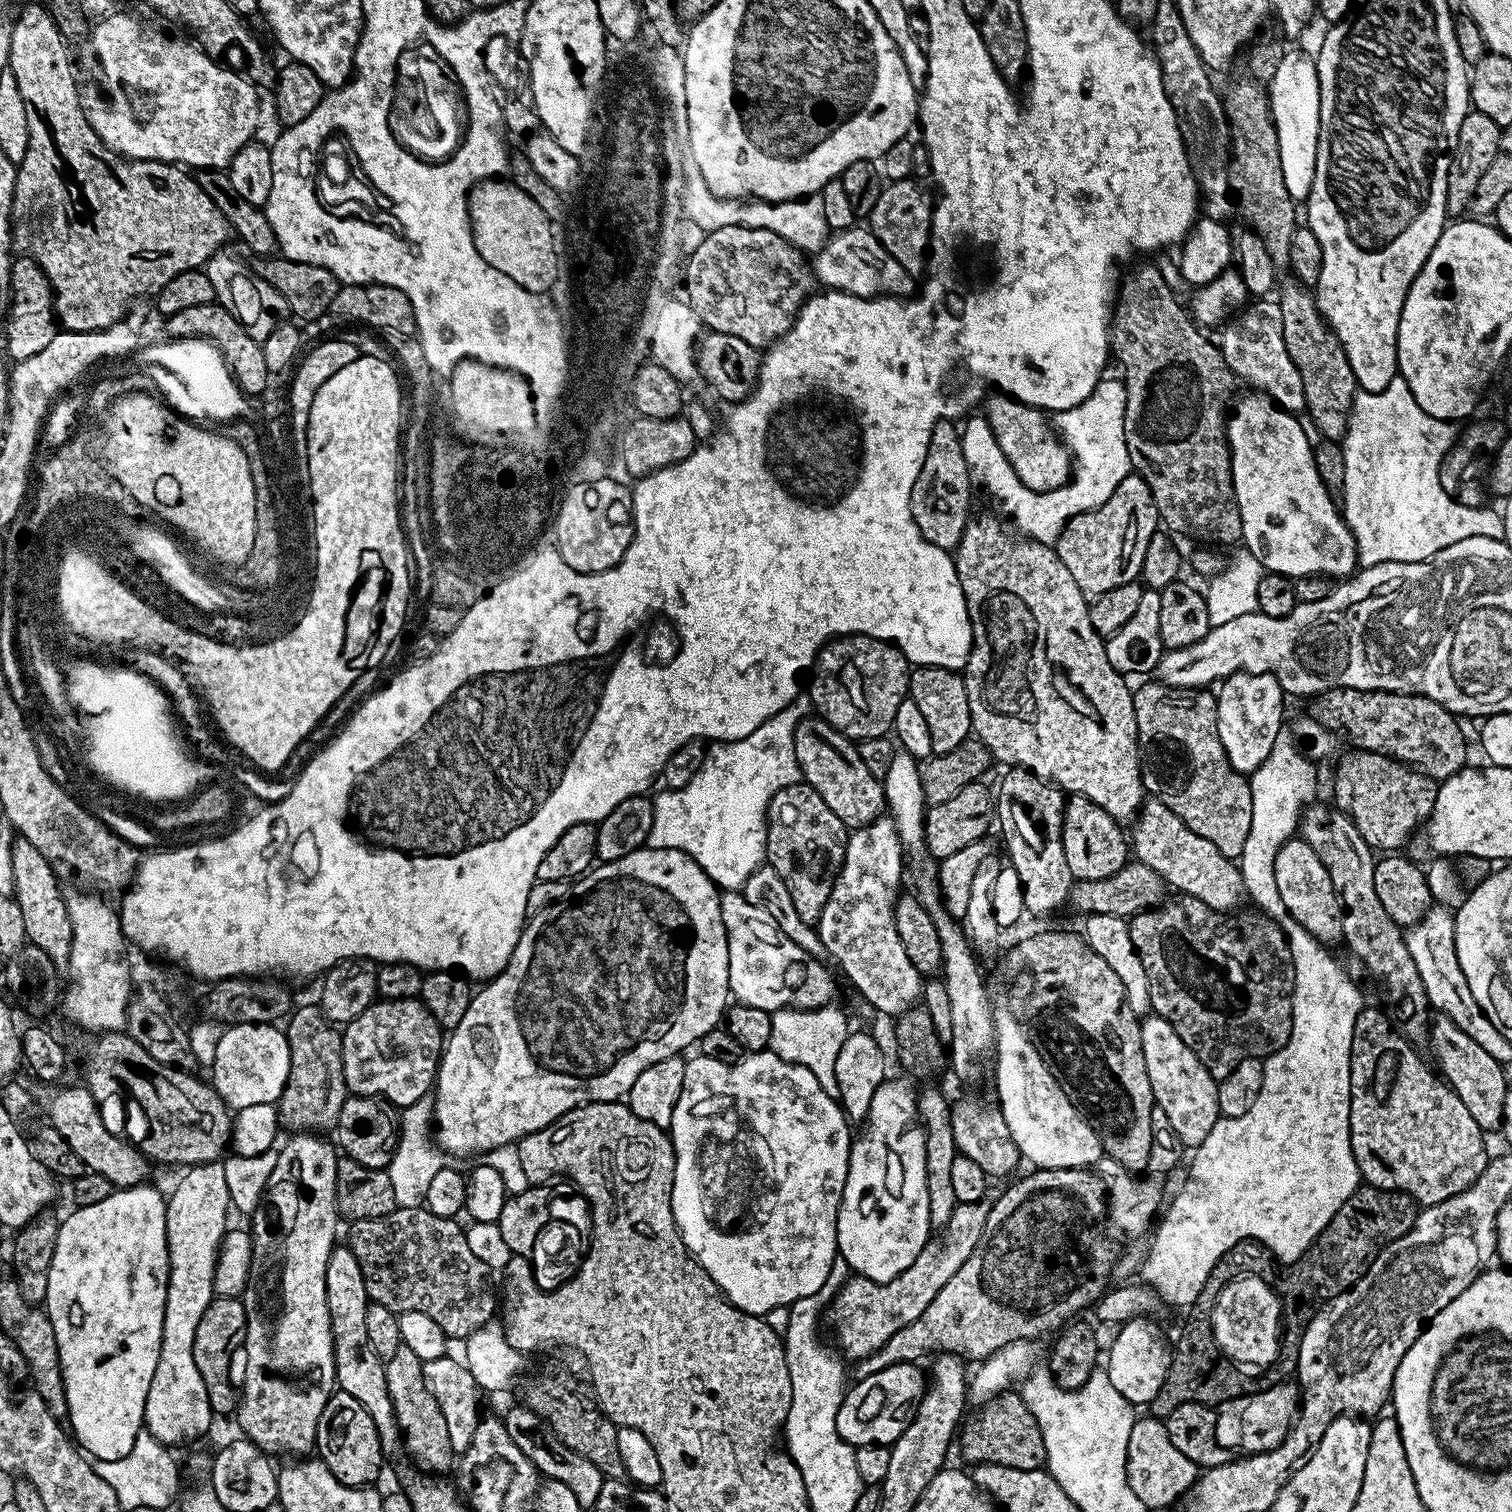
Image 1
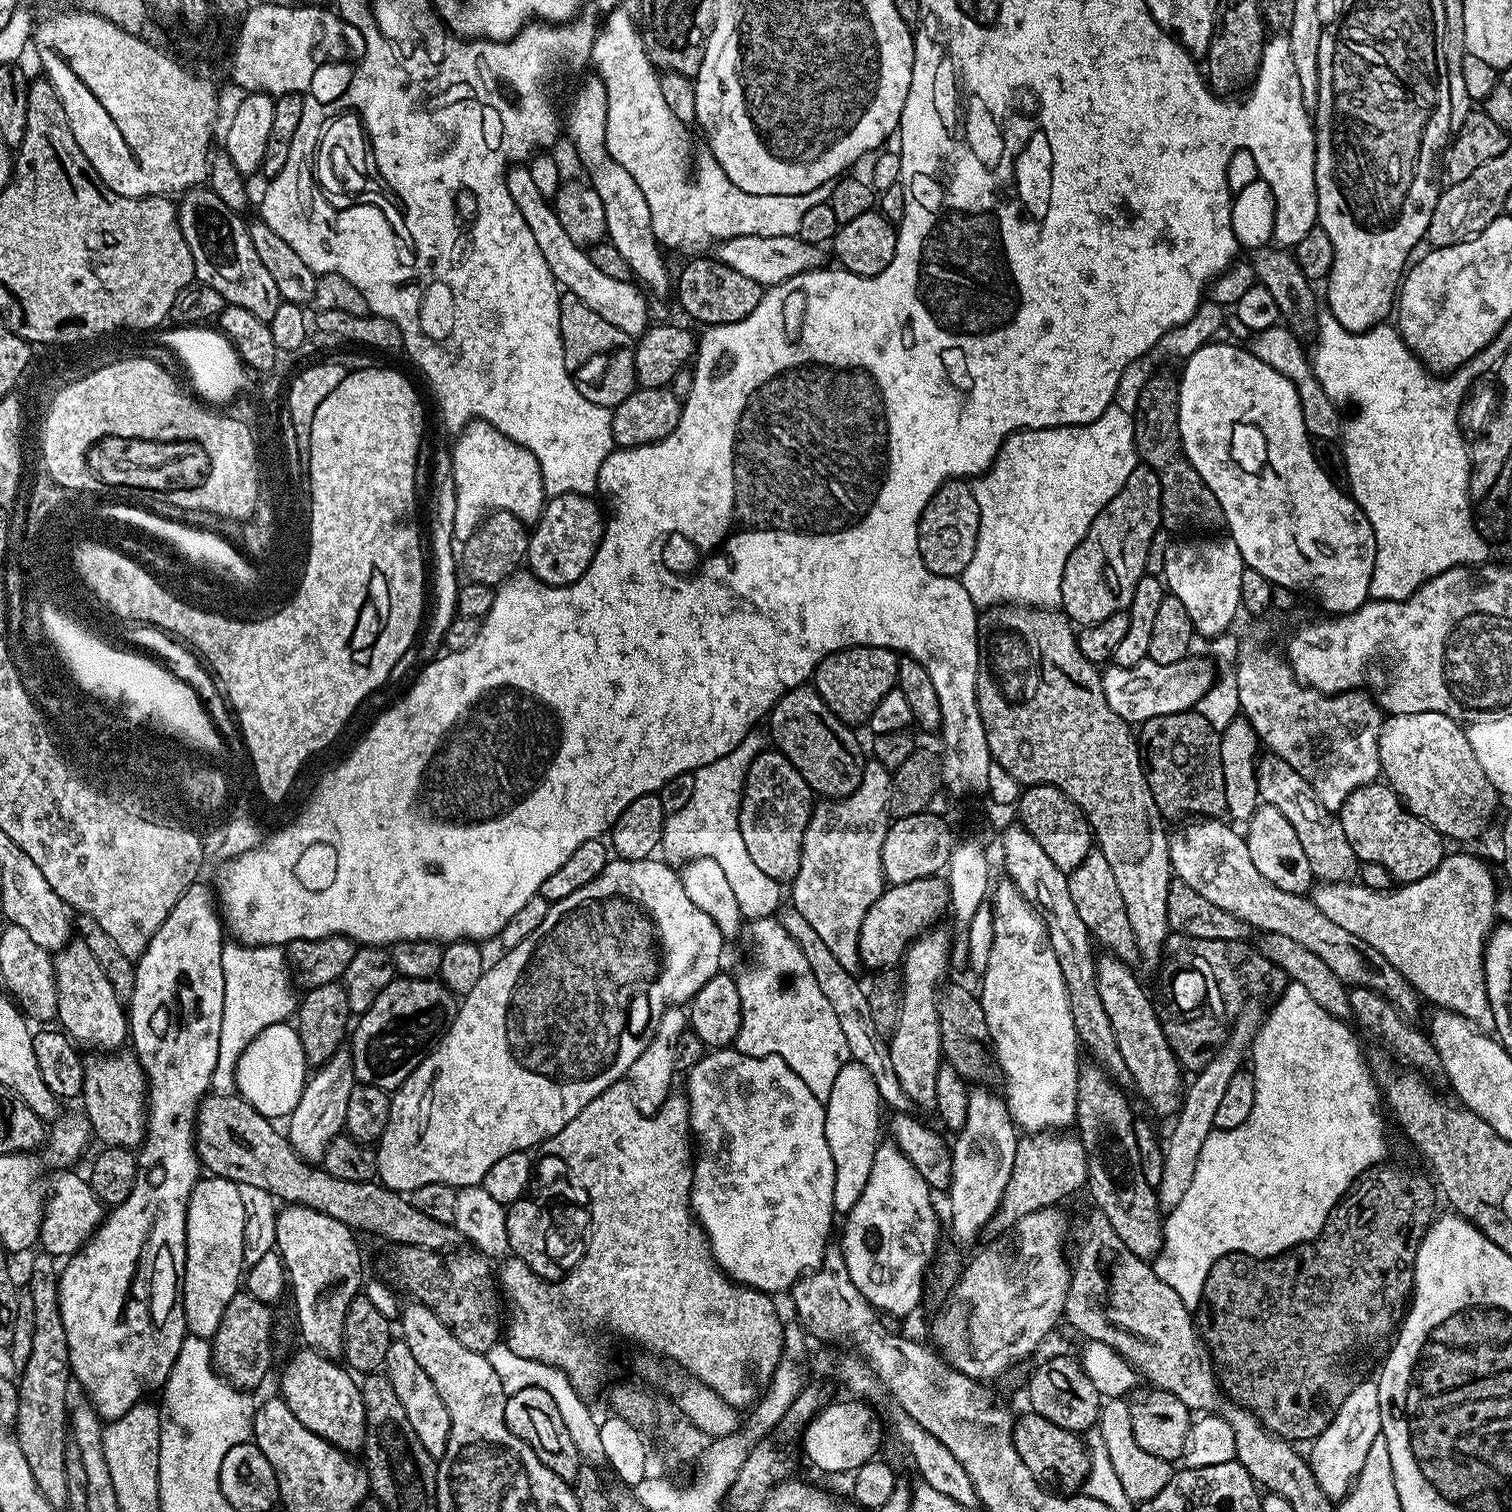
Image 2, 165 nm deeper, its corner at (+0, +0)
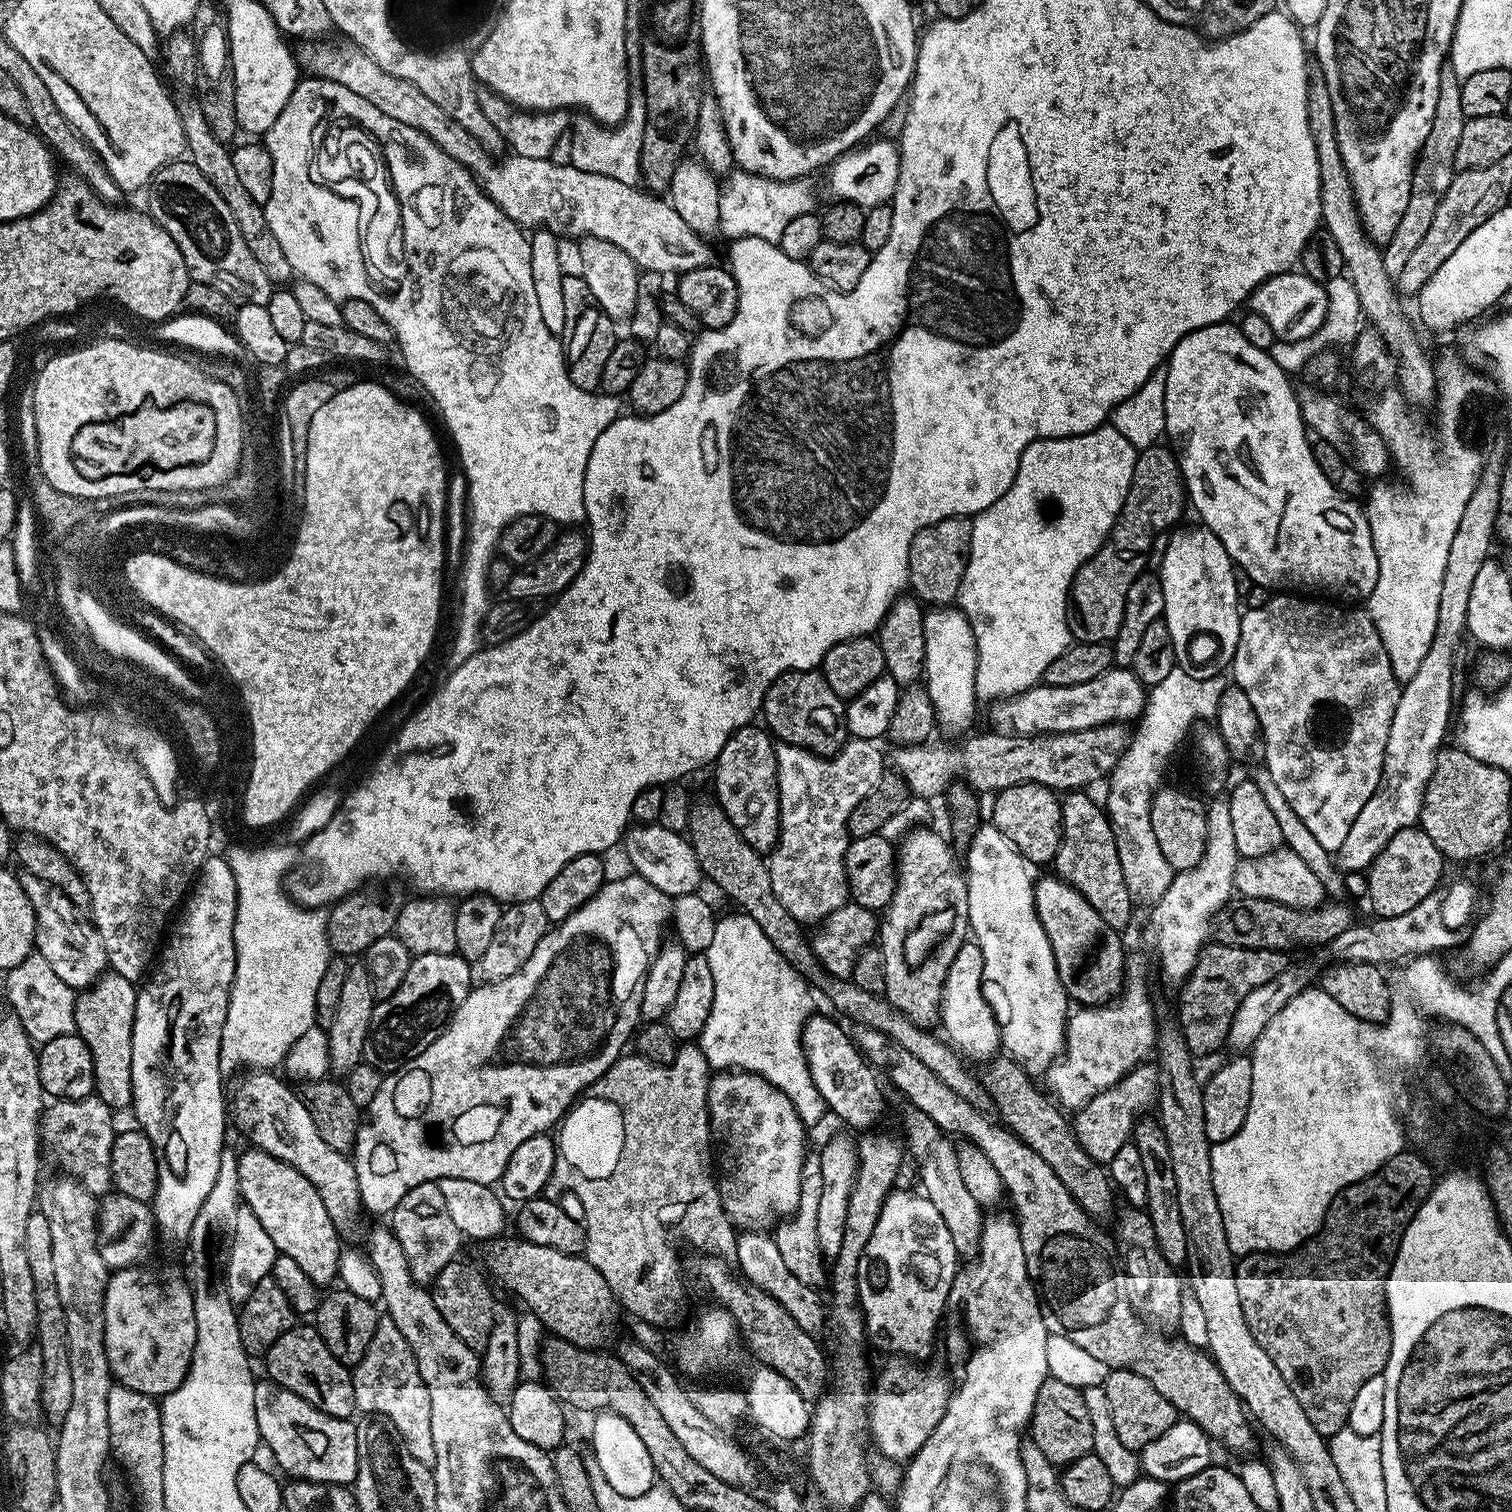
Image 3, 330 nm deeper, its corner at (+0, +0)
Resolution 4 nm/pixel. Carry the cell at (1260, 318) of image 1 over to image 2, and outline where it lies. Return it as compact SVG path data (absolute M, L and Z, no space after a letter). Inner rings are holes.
M1275 326L1263 329L1251 337L1253 340L1252 344L1250 344L1250 350L1258 358L1262 358L1262 362L1274 366L1274 370L1278 370L1278 374L1285 376L1294 386L1294 390L1298 390L1298 398L1304 411L1304 425L1309 437L1336 440L1342 432L1341 409L1337 408L1332 403L1332 399L1322 390L1318 378L1312 373L1309 353L1306 348L1304 352L1299 338L1295 335L1299 336L1288 326Z

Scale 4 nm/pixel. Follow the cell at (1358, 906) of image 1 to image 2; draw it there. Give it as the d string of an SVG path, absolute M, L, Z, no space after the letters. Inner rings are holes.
M1271 754L1261 755L1256 762L1256 781L1260 791L1260 800L1266 804L1273 804L1282 814L1282 818L1286 818L1286 822L1294 826L1294 834L1298 834L1298 842L1302 842L1302 850L1306 853L1306 859L1310 862L1310 870L1317 881L1352 882L1357 879L1358 861L1346 838L1346 830L1342 830L1339 815L1329 812L1326 806L1320 804L1320 800L1312 792L1312 787L1302 778L1302 774L1294 770L1294 766L1290 766L1290 762Z

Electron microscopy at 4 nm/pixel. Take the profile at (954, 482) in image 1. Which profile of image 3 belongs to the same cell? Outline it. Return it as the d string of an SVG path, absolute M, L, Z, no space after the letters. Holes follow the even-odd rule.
M962 516L939 520L917 532L908 555L908 583L917 600L928 606L948 606L959 597L971 537L972 525Z

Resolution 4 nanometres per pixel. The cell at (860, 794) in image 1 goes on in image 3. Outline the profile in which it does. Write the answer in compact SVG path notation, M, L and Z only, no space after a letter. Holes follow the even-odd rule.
M793 670L784 672L777 680L768 687L764 695L762 705L762 720L767 731L777 741L785 744L793 744L799 748L805 748L811 752L821 754L833 754L840 751L840 747L848 741L848 727L844 721L845 701L840 699L834 690L830 690L830 682L826 682L823 671L820 670Z

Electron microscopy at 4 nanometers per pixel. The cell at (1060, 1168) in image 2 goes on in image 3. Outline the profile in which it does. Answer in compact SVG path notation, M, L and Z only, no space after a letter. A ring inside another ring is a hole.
M1145 1062L1139 1068L1133 1068L1120 1083L1086 1102L1084 1108L1079 1109L1074 1116L1074 1131L1076 1141L1084 1148L1090 1158L1094 1158L1102 1165L1107 1165L1122 1150L1124 1144L1133 1139L1138 1123L1138 1117L1148 1107L1155 1105L1158 1100L1158 1068L1155 1063Z

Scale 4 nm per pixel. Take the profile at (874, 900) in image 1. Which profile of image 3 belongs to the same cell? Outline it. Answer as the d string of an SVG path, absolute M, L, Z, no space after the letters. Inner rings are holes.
M849 738L840 751L825 756L793 744L776 744L776 781L779 784L780 839L768 858L772 890L780 904L795 919L805 921L810 916L821 917L840 907L847 899L845 887L845 860L850 833L848 822L851 812L875 788L886 771L886 752L875 740Z

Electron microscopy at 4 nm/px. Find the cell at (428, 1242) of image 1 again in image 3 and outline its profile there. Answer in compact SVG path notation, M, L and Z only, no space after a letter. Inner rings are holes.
M460 1263L448 1264L436 1276L430 1288L432 1301L438 1310L438 1314L442 1314L446 1326L450 1326L450 1330L454 1330L456 1337L468 1349L480 1354L487 1346L491 1328L496 1324L498 1304L492 1297L491 1290L488 1289L488 1284L490 1285L489 1277L479 1267L476 1269L472 1264Z

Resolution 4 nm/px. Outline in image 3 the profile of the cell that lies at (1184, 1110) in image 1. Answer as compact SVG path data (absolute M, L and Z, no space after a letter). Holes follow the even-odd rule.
M1055 874L1036 880L1034 902L1042 930L1046 930L1046 938L1050 938L1050 946L1054 950L1058 978L1069 997L1075 1003L1077 1000L1080 1006L1099 1006L1116 999L1123 989L1126 975L1121 933L1106 926L1098 910L1094 910L1078 890Z

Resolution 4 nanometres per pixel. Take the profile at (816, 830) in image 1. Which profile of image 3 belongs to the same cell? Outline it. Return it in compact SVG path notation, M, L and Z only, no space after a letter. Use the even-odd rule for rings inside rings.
M763 727L740 728L714 761L715 799L745 842L761 854L771 853L780 839L779 784L776 781L776 744Z

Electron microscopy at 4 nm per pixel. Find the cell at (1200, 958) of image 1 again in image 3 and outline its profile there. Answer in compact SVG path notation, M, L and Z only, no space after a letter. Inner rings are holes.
M1209 943L1200 953L1194 970L1184 981L1180 992L1180 1021L1178 1027L1193 1057L1208 1056L1225 1047L1225 1040L1235 1011L1252 990L1270 982L1290 967L1289 957L1282 952L1261 948L1235 948Z

